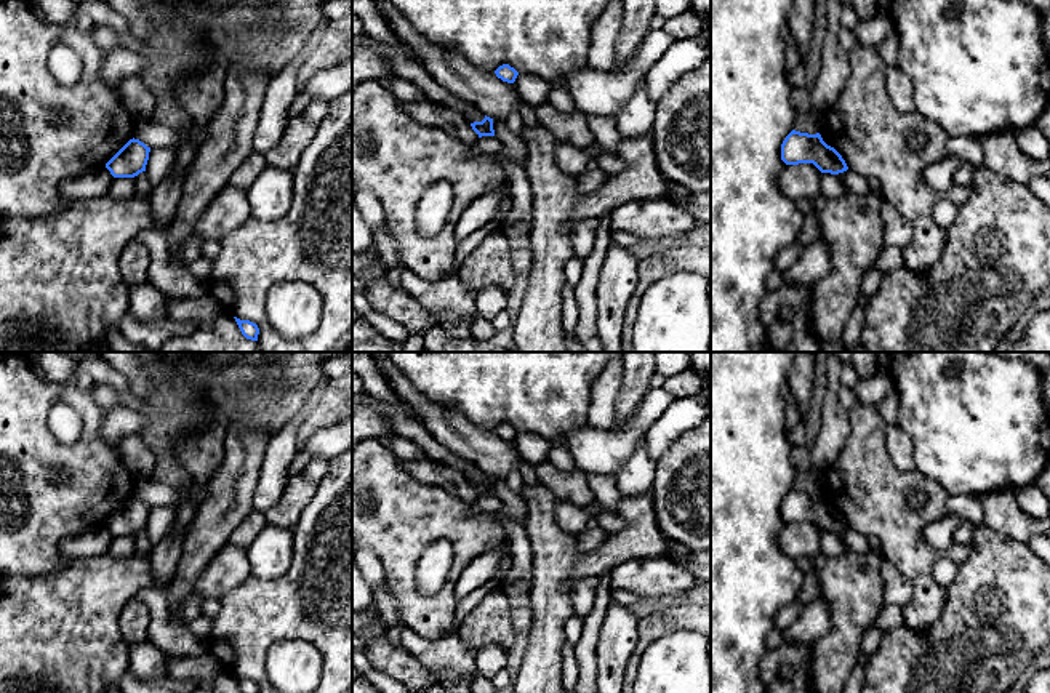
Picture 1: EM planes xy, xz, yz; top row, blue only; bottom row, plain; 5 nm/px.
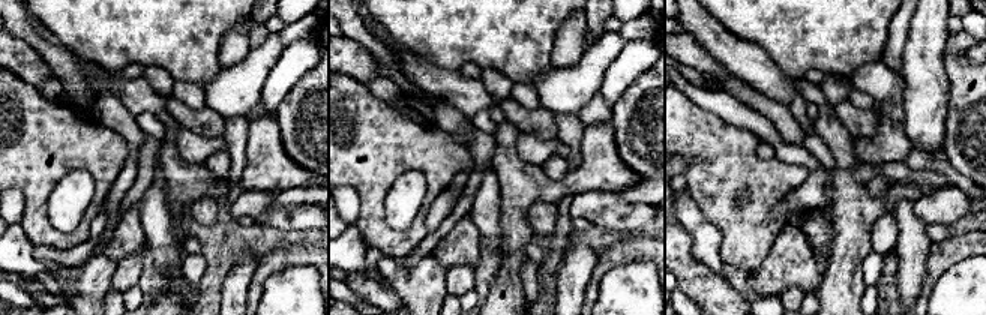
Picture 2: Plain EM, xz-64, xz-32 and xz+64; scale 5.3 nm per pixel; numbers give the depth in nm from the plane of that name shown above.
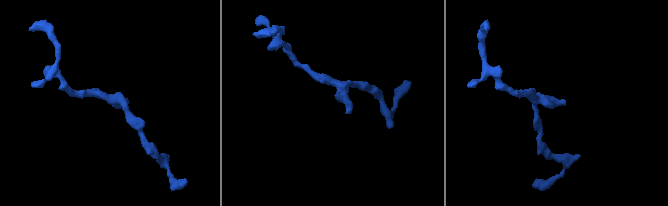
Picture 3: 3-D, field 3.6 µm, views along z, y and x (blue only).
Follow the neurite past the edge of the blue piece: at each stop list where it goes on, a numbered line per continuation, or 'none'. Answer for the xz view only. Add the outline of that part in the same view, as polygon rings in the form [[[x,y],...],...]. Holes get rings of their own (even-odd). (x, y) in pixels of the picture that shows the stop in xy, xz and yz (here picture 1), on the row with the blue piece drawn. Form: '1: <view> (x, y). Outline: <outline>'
none

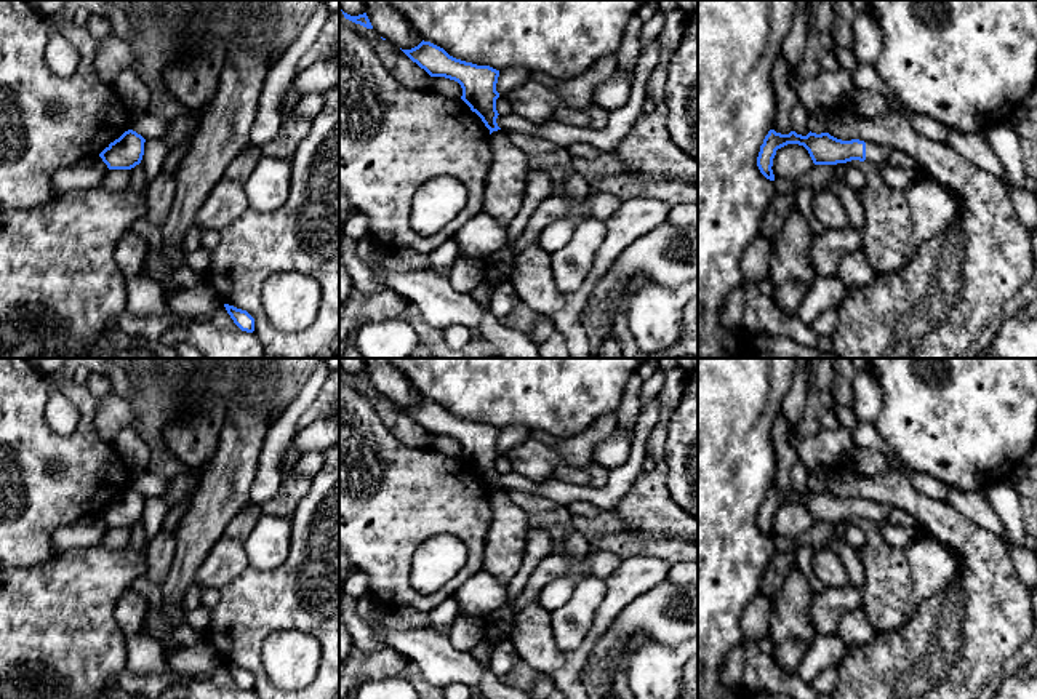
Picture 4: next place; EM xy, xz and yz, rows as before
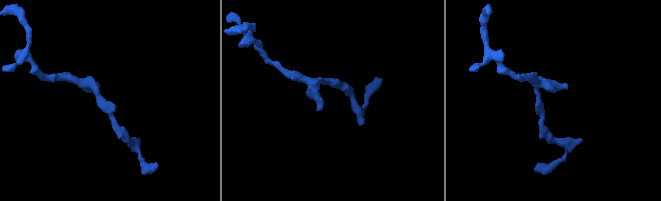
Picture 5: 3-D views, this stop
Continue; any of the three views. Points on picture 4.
1: yz (876, 154). Outline: [[[866,142],[866,162],[871,162],[877,166],[883,165],[893,152],[895,152],[893,147]]]

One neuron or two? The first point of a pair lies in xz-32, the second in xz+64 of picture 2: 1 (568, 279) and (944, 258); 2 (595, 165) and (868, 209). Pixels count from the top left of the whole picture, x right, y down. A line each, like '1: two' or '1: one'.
1: two
2: one

